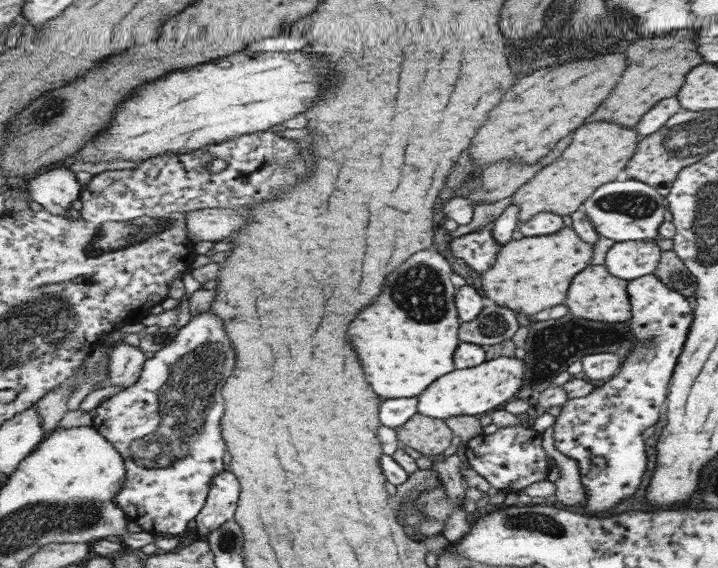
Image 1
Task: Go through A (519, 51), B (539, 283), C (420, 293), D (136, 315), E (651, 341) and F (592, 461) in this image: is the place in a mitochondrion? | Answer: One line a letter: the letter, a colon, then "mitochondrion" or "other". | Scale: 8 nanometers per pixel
A: other
B: other
C: mitochondrion
D: other
E: mitochondrion
F: other

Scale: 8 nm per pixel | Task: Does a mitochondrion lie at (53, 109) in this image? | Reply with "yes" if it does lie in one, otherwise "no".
yes

